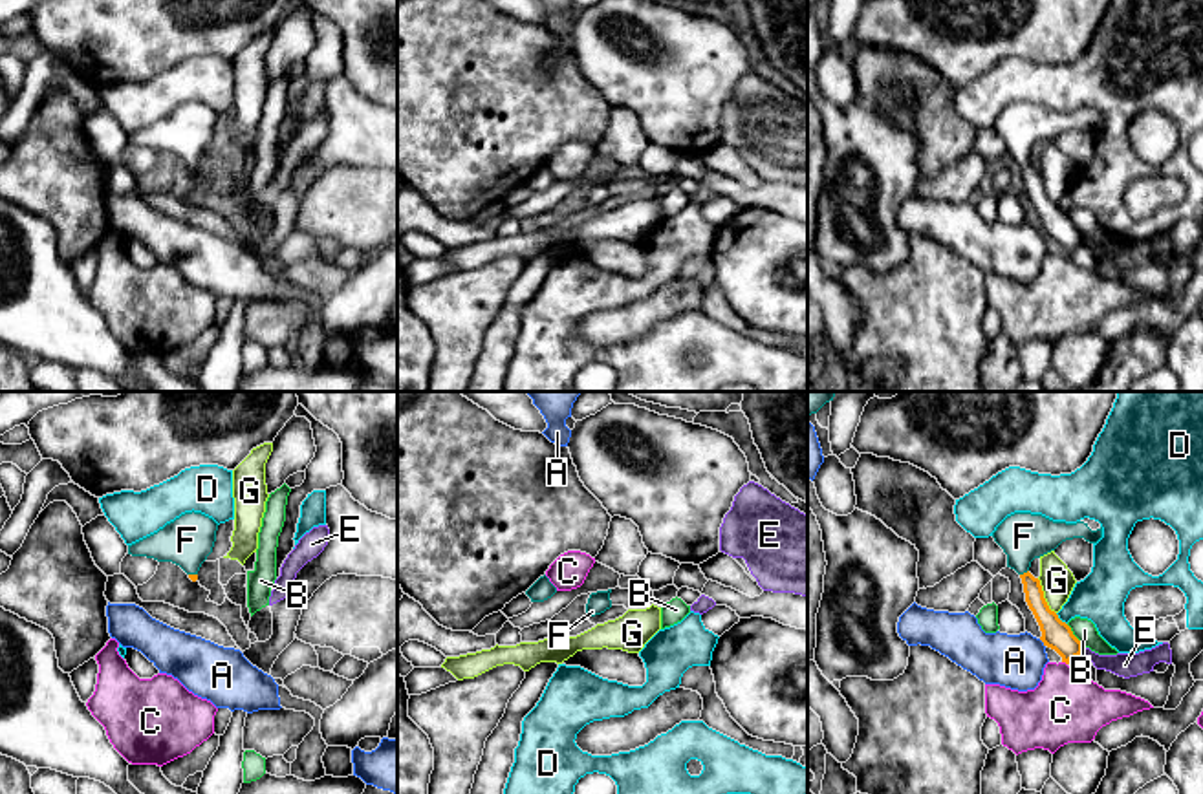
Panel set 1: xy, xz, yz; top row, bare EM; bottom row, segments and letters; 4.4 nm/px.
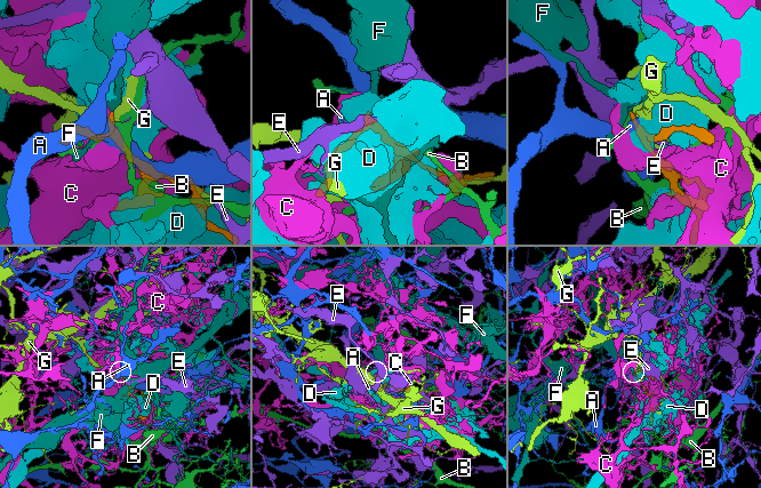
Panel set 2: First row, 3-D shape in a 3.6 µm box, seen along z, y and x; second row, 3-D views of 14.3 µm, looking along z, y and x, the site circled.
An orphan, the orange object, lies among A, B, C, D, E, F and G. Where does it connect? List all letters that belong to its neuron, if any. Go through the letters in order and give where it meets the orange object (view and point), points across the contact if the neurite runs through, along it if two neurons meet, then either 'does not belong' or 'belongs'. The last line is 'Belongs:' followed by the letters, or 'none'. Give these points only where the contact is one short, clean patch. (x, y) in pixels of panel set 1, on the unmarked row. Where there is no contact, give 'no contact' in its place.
A: contact yz (1042, 231); border yz (1039, 229), (1044, 236); does not belong
B: contact yz (1073, 225); does not belong
C: contact yz (1064, 251); does not belong
D: contact yz (1059, 209); does not belong
E: contact yz (1083, 238); border yz (1084, 236), (1081, 242); does not belong
F: contact yz (1024, 163); way yz (1048, 211), (1024, 163), (1024, 127); belongs
G: contact yz (1042, 187); does not belong
Belongs: F

